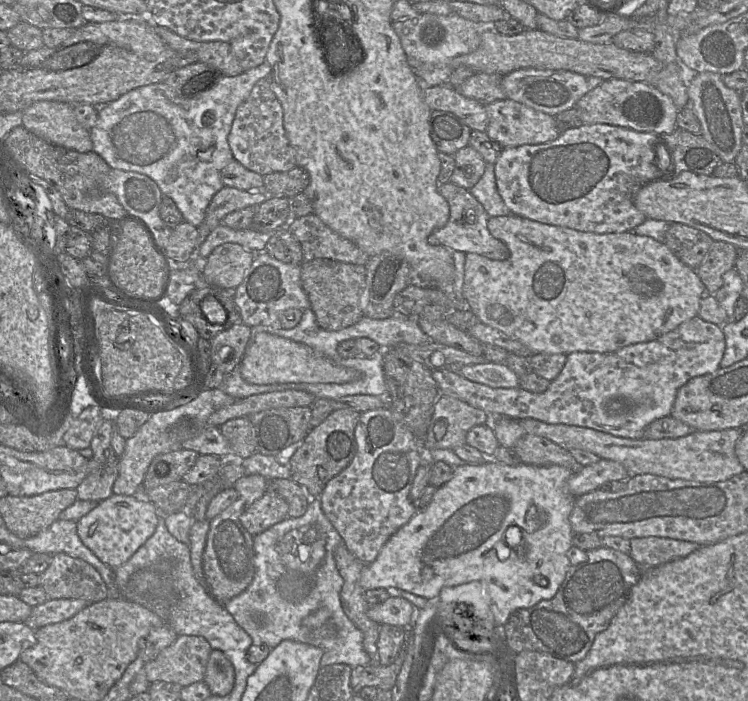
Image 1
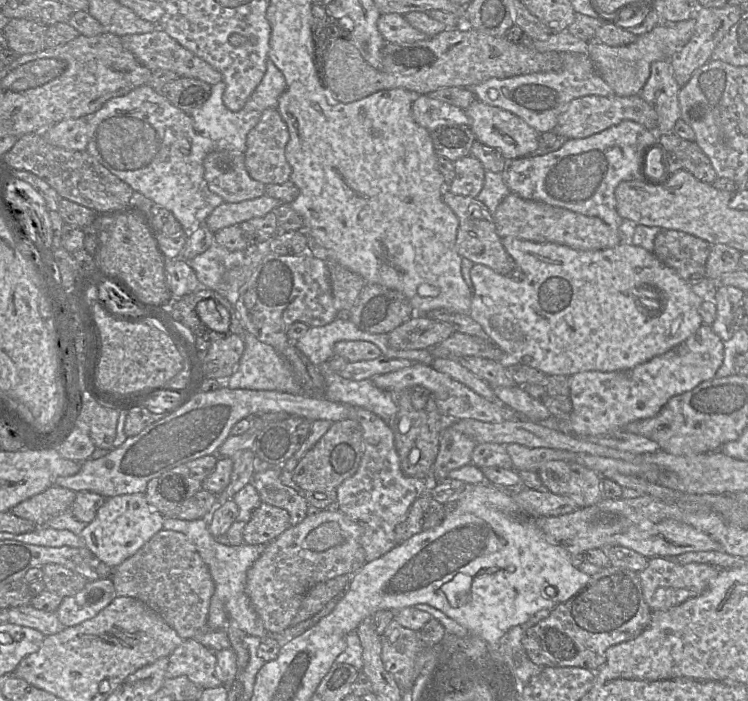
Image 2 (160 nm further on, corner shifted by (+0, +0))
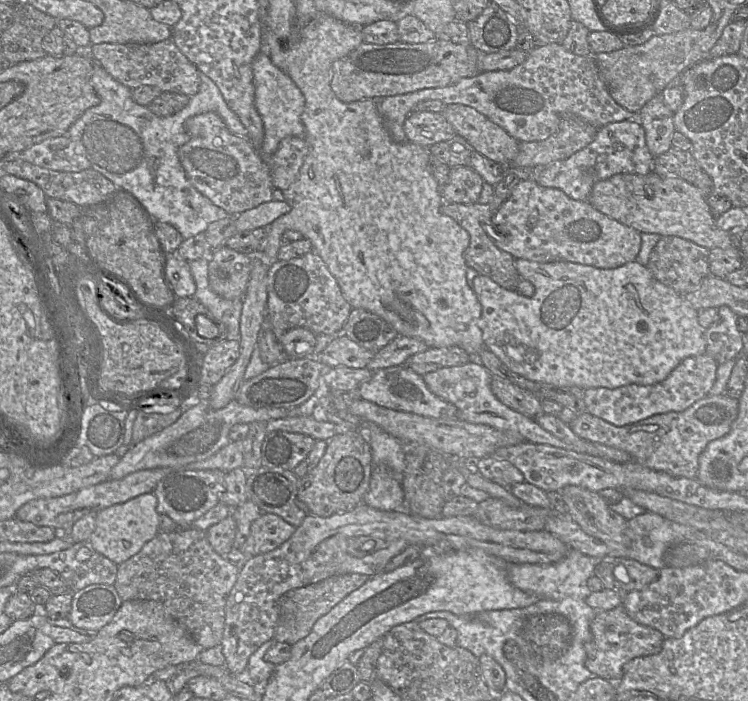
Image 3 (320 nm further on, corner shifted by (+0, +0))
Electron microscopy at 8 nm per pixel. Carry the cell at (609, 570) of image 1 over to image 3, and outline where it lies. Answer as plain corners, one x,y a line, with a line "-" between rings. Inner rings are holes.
623,604
608,611
597,611
590,624
591,639
585,644
586,668
593,676
617,682
623,675
624,665
630,660
657,654
661,651
664,635
649,626
635,622
627,614

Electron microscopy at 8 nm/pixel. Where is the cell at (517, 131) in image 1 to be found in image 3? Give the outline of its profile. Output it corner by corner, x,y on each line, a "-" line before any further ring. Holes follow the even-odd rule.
449,104
441,113
456,134
493,161
506,166
518,154
520,141
476,109
463,104

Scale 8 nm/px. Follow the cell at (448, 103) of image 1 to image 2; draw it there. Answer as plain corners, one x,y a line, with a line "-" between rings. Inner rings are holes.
428,94
415,96
412,103
412,116
417,124
430,132
442,125
469,125
465,109
432,98

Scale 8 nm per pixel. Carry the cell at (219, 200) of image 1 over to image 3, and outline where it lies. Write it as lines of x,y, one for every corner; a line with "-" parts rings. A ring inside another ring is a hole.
272,200
262,203
240,213
235,221
236,229
238,232
245,232
269,226
274,220
290,212
291,209
292,206
285,201

